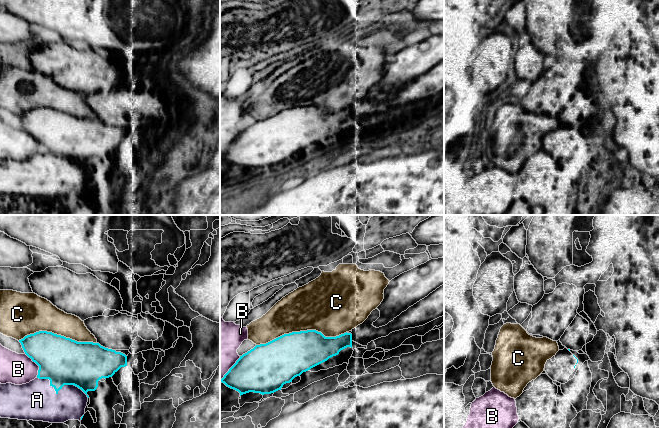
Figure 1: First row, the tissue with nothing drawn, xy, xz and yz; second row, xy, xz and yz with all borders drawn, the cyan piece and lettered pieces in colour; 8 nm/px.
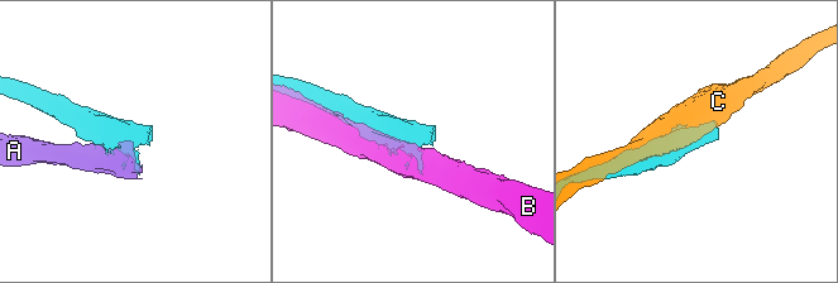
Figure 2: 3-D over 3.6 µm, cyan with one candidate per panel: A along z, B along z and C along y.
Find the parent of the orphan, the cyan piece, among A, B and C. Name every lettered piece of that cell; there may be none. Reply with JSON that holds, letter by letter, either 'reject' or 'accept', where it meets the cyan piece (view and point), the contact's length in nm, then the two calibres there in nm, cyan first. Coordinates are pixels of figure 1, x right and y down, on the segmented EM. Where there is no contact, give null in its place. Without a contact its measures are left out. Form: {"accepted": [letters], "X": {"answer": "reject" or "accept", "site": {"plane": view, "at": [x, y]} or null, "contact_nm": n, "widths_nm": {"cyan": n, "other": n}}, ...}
{"accepted": [], "A": {"answer": "reject", "site": {"plane": "xy", "at": [61, 388]}, "contact_nm": 440, "widths_nm": {"cyan": 380, "other": 320}}, "B": {"answer": "reject", "site": {"plane": "xy", "at": [37, 364]}, "contact_nm": 220, "widths_nm": {"cyan": 380, "other": 240}}, "C": {"answer": "reject", "site": {"plane": "xz", "at": [301, 331]}, "contact_nm": 750, "widths_nm": {"cyan": 360, "other": 400}}}

